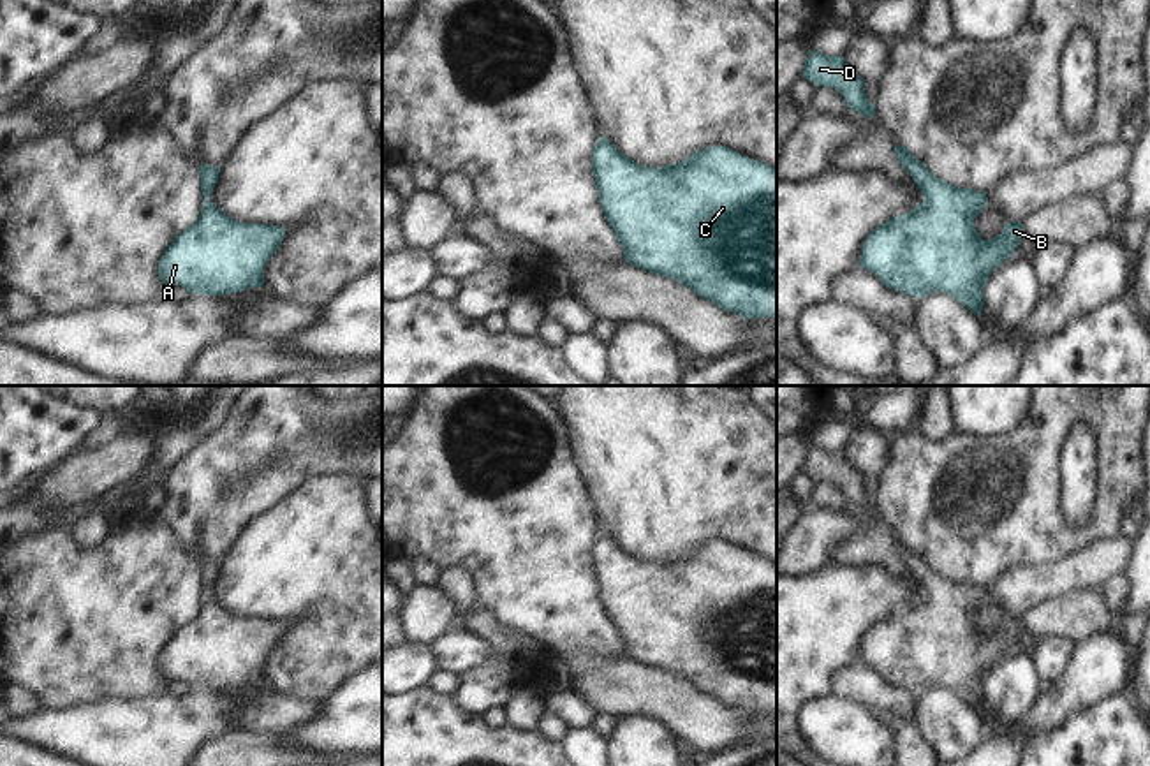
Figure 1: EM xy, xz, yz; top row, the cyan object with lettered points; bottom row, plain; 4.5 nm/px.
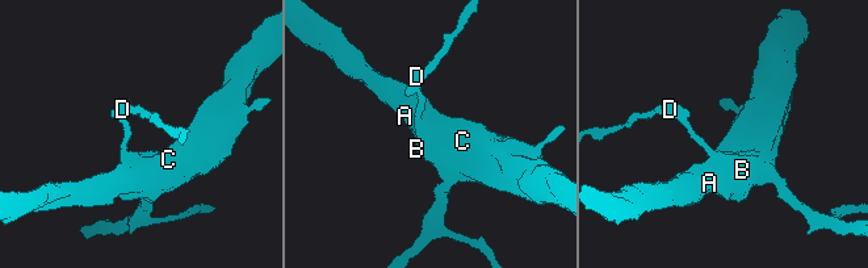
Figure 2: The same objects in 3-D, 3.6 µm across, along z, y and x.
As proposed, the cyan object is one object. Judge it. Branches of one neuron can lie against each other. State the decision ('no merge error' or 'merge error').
no merge error

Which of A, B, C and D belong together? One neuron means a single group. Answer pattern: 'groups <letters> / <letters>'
groups A B C D

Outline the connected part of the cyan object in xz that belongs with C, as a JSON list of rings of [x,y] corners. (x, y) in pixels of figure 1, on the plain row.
[[[604,530],[599,532],[597,541],[592,546],[592,567],[595,571],[595,579],[599,583],[599,593],[602,597],[602,606],[616,629],[616,634],[623,644],[625,657],[643,662],[650,667],[673,673],[687,680],[692,687],[699,689],[703,694],[715,697],[731,708],[738,708],[743,713],[761,713],[777,711],[777,563],[748,553],[726,541],[711,541],[699,544],[682,556],[667,558],[664,562],[646,562],[636,558],[632,553],[625,551],[613,537]]]

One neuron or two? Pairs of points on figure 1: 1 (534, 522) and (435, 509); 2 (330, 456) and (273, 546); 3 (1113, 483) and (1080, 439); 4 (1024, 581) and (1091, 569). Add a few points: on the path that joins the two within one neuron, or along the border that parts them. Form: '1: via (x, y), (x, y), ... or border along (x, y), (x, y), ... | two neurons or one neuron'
1: via (509, 513), (499, 509), (460, 509) | one neuron
2: border along (356, 472), (317, 472), (298, 483), (286, 495) | two neurons
3: border along (1089, 423), (1096, 437), (1098, 458), (1094, 504) | two neurons
4: via (1039, 581), (1075, 571) | one neuron

